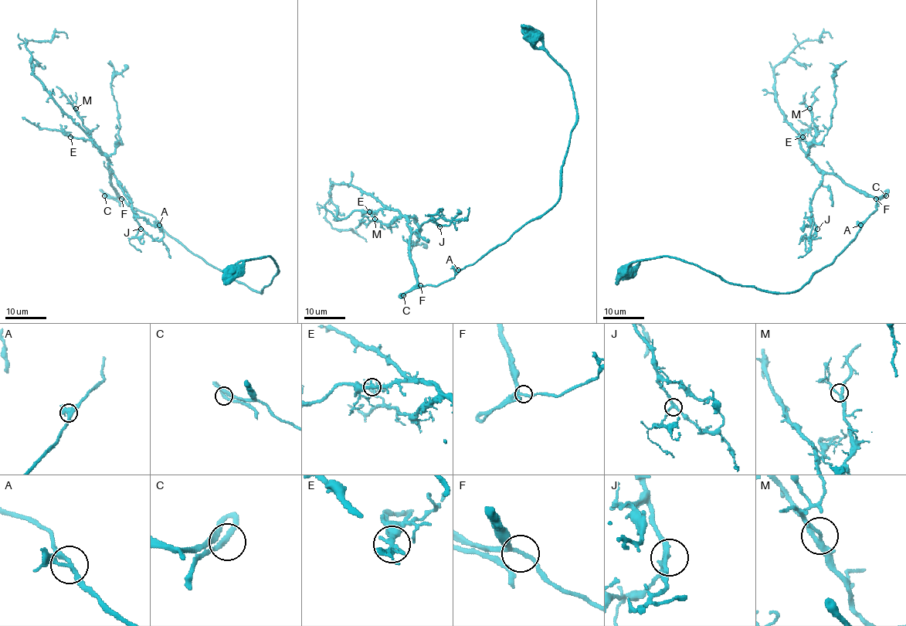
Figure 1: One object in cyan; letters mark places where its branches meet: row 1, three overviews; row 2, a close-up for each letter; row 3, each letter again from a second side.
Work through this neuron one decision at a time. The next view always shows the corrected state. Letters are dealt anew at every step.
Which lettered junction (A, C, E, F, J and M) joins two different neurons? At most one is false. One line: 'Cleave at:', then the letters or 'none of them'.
Cleave at: none of them

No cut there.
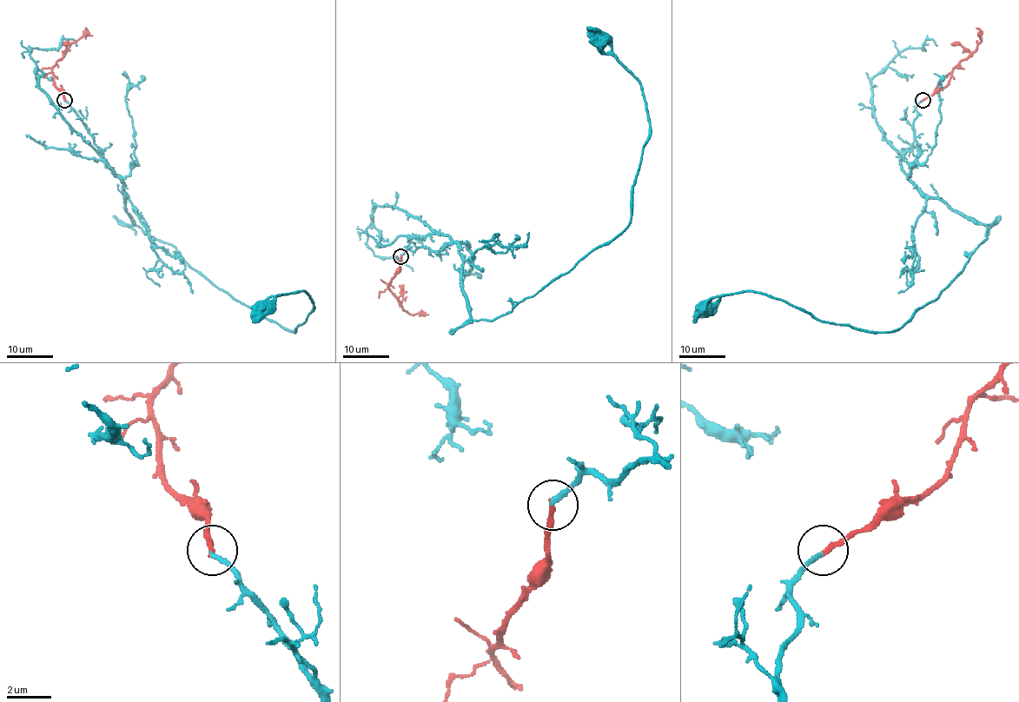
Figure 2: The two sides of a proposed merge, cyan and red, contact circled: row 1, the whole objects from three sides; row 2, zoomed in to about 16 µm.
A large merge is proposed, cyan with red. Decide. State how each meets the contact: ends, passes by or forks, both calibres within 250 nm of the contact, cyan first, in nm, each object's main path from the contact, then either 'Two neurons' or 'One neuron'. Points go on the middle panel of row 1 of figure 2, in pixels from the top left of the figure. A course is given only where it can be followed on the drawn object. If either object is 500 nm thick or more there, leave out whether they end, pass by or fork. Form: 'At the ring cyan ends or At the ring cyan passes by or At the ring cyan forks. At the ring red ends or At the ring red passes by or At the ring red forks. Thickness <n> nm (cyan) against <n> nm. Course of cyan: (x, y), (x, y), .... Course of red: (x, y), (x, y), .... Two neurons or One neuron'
At the ring cyan ends. At the ring red ends. Thickness 220 nm (cyan) against 220 nm. Course of cyan: (400, 255), (454, 243), (468, 314), (492, 320), (627, 227), (649, 118), (638, 80), (599, 36). Course of red: (401, 255), (400, 268), (388, 289), (399, 305), (410, 314), (421, 314), (421, 309). One neuron

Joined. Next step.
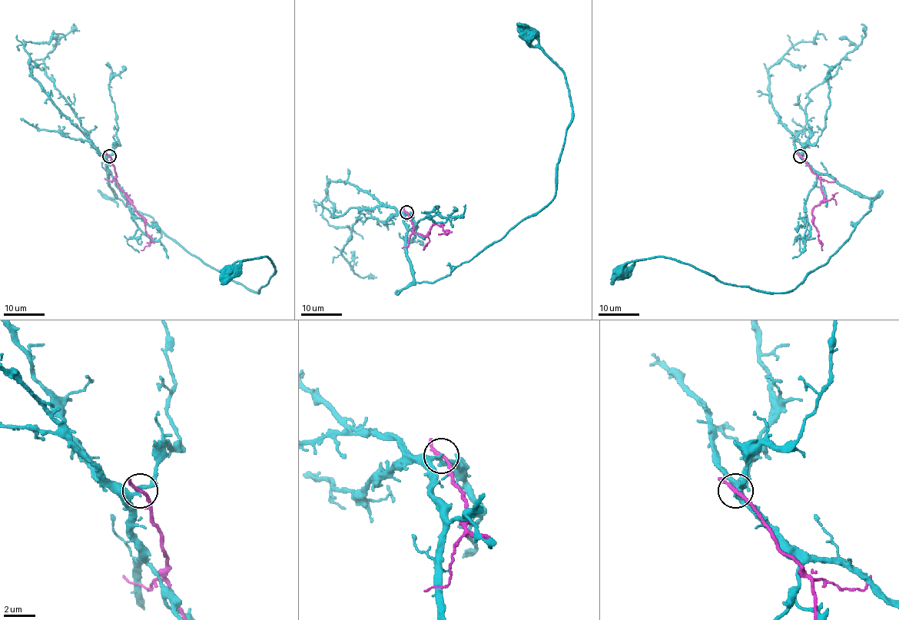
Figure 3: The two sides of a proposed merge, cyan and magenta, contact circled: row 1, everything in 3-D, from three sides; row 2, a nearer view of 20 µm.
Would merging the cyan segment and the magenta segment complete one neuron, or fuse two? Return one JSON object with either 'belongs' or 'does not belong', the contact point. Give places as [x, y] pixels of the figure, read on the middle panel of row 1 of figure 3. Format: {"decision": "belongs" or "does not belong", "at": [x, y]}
{"decision": "does not belong", "at": [406, 212]}

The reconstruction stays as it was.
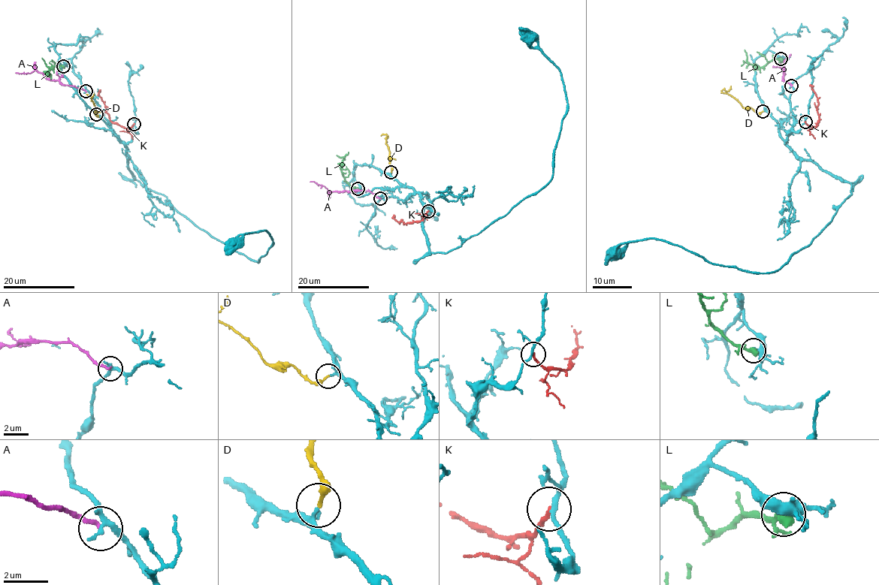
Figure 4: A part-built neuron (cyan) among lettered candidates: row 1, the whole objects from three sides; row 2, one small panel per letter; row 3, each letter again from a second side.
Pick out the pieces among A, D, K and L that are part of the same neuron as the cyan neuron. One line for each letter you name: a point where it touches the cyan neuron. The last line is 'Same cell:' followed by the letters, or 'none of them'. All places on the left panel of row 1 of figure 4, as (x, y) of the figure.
D: Touches cyan at (96, 114)
Same cell: D

